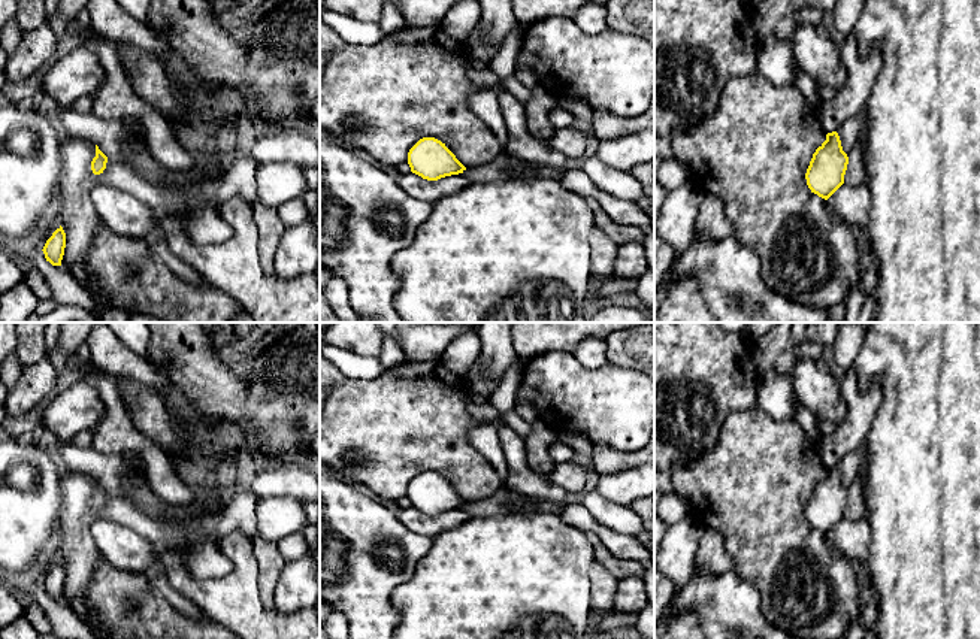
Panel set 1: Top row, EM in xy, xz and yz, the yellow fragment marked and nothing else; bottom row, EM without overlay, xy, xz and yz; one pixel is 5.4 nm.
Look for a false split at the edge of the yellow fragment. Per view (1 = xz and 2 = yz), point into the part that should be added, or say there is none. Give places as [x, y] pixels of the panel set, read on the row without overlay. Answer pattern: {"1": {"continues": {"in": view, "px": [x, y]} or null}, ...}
{"1": {"continues": null}, "2": {"continues": null}}

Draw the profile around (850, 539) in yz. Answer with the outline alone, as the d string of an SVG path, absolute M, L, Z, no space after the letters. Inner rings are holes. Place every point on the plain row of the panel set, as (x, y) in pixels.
M866 517L855 521L843 518L828 534L828 545L850 563L869 558L871 532Z

